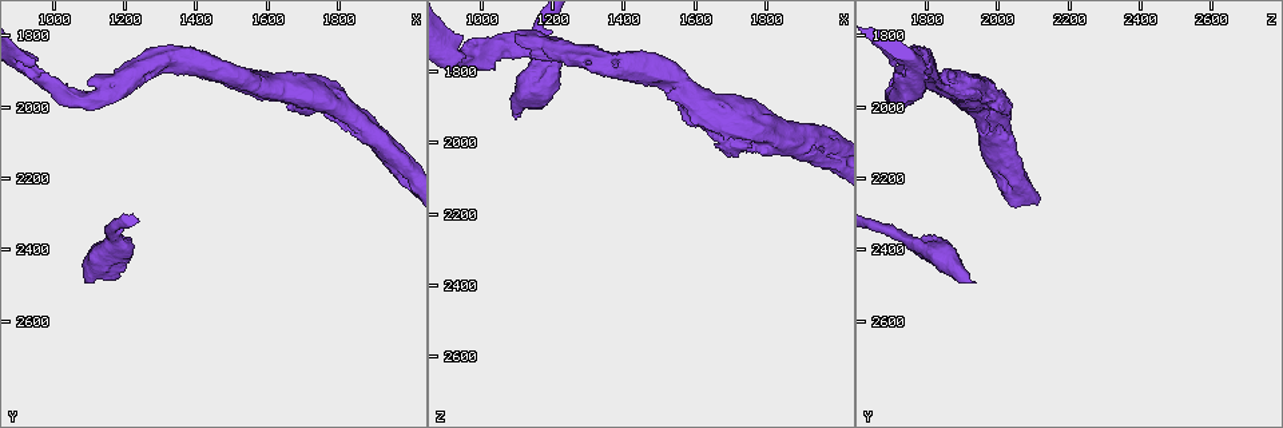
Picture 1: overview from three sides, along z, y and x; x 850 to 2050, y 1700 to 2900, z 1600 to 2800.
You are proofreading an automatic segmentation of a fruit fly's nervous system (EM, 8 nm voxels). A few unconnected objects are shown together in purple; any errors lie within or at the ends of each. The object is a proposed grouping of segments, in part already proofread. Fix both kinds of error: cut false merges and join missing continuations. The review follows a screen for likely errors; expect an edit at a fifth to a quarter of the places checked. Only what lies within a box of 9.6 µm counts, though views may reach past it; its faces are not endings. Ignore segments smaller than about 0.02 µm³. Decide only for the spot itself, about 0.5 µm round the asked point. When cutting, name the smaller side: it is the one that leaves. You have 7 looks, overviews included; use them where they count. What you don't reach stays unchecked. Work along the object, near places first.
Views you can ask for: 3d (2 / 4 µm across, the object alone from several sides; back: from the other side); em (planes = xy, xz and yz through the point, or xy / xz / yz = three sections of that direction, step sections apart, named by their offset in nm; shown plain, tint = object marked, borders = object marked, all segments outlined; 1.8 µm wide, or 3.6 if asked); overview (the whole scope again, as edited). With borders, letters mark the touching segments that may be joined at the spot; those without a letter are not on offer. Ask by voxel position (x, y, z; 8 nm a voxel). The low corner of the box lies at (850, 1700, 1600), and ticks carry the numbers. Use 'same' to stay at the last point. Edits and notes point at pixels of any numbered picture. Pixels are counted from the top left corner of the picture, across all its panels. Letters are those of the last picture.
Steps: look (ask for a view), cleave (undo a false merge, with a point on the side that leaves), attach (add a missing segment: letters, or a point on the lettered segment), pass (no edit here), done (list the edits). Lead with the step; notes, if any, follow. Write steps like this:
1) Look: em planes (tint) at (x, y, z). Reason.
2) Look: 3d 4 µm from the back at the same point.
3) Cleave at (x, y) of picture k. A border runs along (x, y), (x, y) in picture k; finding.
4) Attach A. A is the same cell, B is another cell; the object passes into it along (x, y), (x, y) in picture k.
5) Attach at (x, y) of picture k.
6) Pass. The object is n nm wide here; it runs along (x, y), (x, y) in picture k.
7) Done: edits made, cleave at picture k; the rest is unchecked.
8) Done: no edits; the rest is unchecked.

Look: em planes (borders) at (1950, 2140, 2020). Two arms in line, one across.

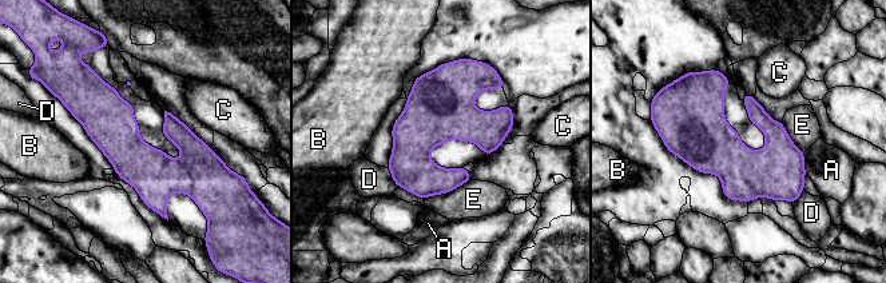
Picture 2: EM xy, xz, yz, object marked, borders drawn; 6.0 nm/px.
Pass. A, B, C, D and E are other cells; a border runs along (471, 179), (424, 199) in picture 2; all the same neuron.

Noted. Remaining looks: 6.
Look: 3d 2 µm at (950, 1880, 1710). Branch stops here.

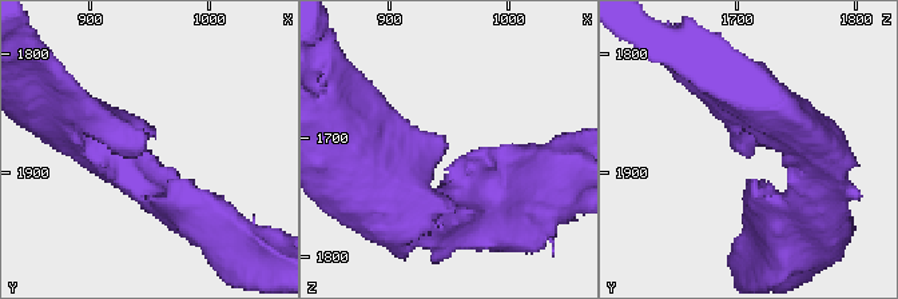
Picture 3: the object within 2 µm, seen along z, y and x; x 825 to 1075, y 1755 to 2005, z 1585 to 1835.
Look: em 3.6 µm planes (plain) at (944, 1882, 1706).

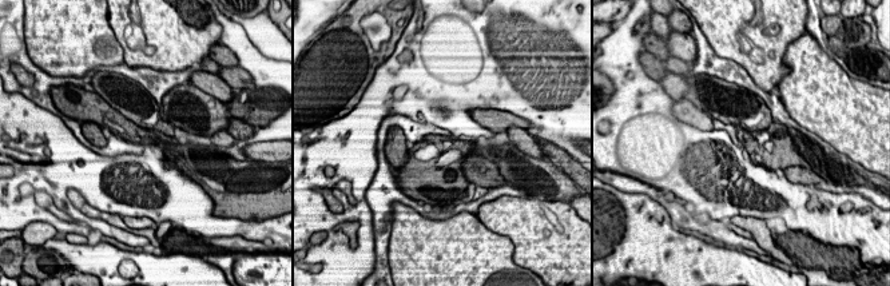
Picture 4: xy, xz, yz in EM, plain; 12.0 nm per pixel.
Look: em 3.6 µm planes (borders) at the same point. See the neighbours.

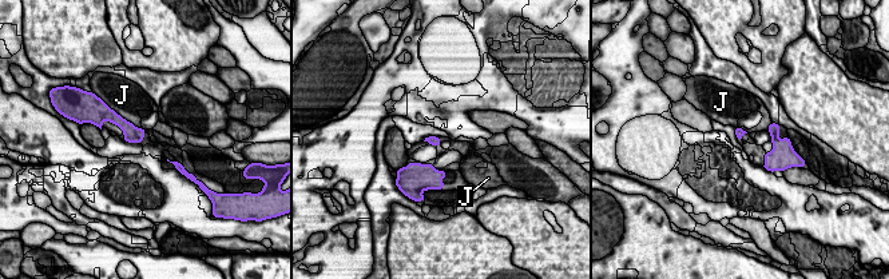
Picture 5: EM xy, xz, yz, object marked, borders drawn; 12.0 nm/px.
Pass. J is another cell; a border runs along (110, 107), (142, 128) in picture 5; no lettered segment goes on from it.

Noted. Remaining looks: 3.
Look: em planes (borders) at (1100, 2480, 1940). An open end.

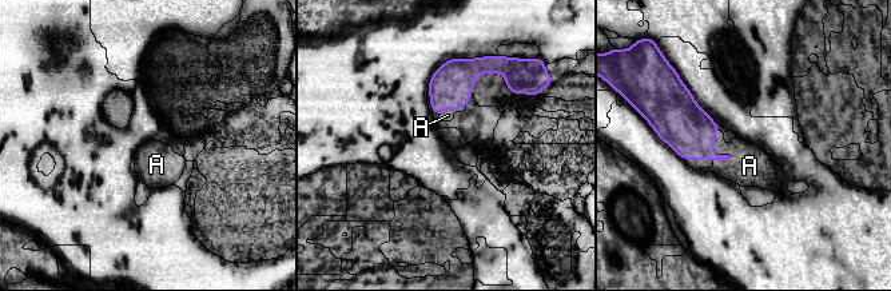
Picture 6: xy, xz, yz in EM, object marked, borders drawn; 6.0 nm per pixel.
Attach A. The longest contact is with A, 200 nm; A is the same cell; it goes on there.

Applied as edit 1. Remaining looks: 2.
Done: edits made, attach at picture 6; the rest is unchecked.

